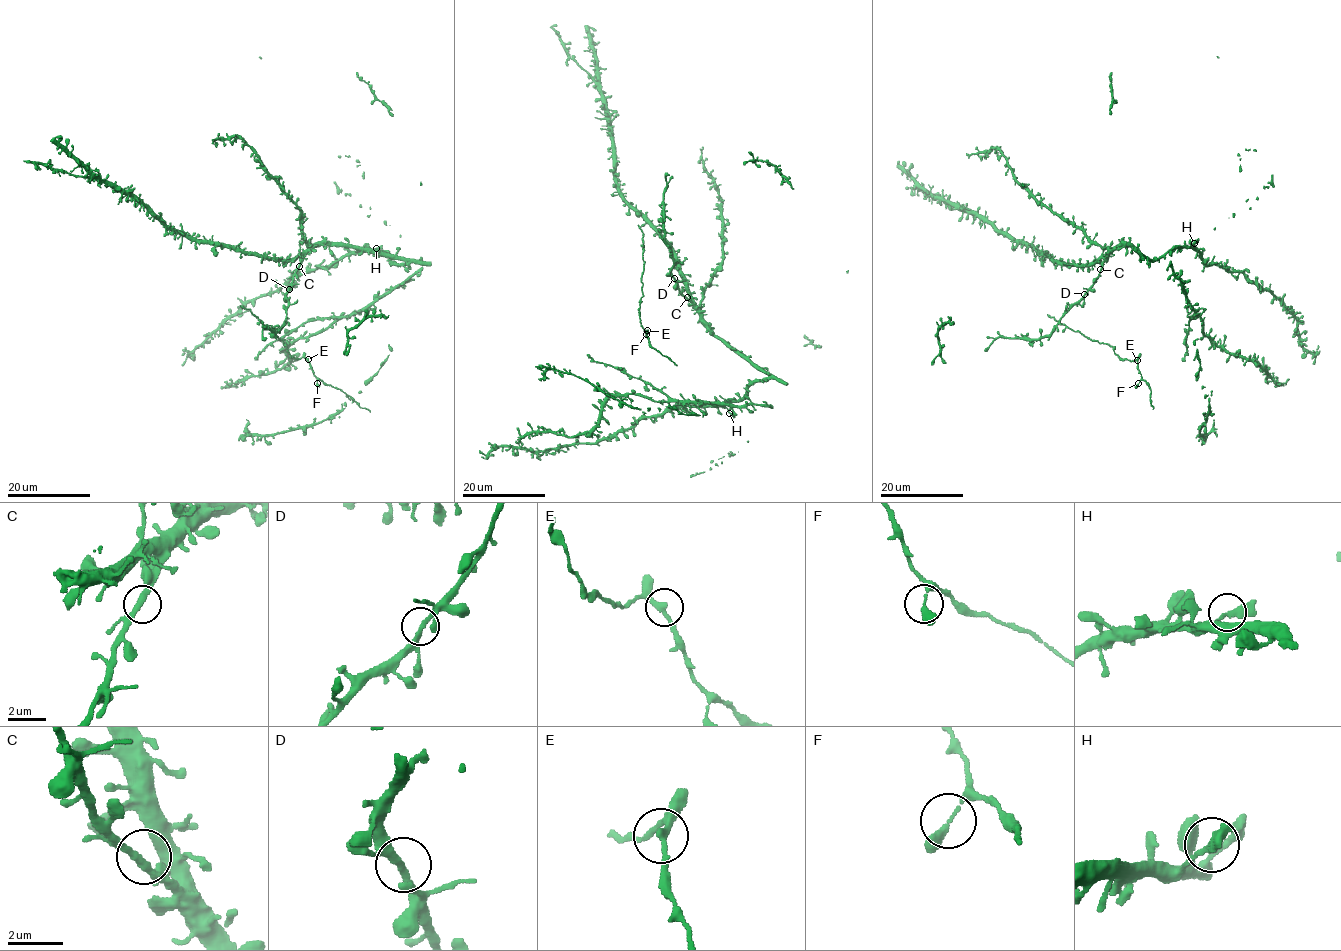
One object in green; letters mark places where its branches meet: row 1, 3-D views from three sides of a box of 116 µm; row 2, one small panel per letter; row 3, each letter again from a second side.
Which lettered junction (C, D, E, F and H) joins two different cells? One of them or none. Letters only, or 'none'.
none

